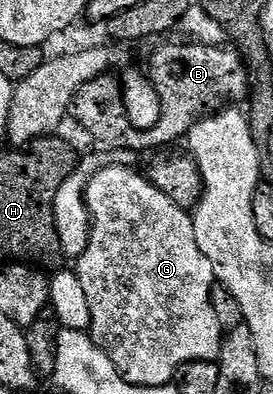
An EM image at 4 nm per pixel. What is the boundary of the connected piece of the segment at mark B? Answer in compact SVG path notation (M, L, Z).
M169 42L149 58L147 77L159 92L161 115L159 124L150 130L140 130L131 124L125 110L125 91L120 77L101 74L83 84L73 97L71 118L91 137L113 150L149 150L169 148L186 137L198 120L214 113L226 104L241 104L250 97L250 70L245 55L236 45L200 46L197 42Z

